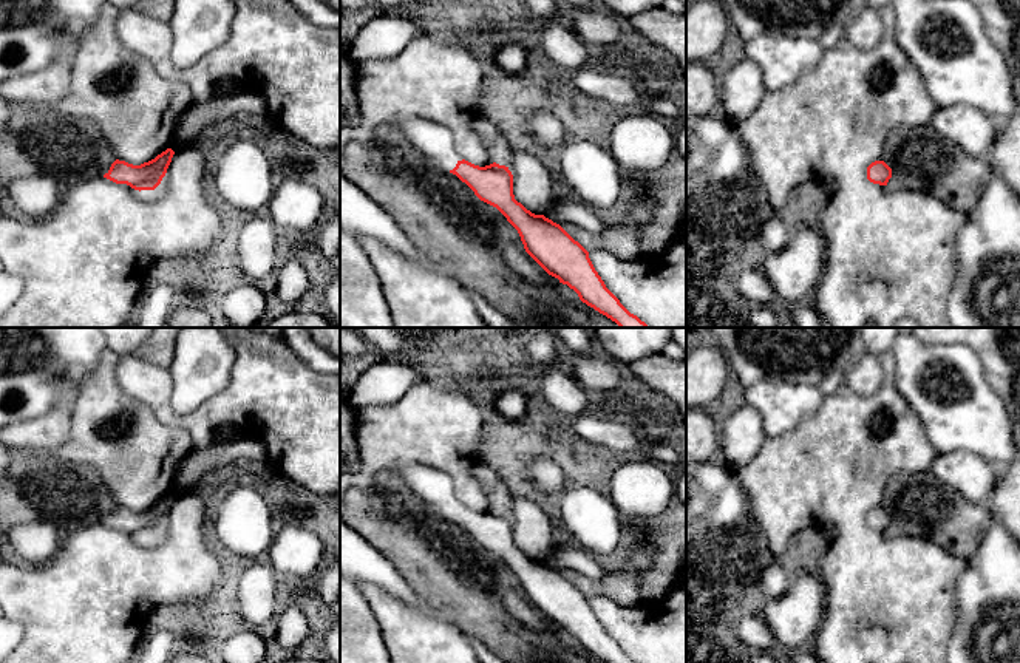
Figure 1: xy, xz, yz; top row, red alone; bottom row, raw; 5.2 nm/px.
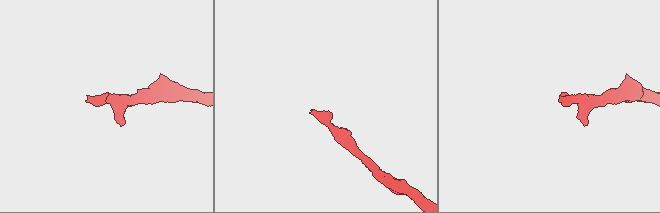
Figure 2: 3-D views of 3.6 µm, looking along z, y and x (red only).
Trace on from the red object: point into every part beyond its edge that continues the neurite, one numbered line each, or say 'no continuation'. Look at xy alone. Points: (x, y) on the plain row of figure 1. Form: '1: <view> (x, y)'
no continuation

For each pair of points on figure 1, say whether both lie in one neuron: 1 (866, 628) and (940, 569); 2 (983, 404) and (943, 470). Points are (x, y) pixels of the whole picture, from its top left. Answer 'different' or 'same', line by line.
1: same
2: different

